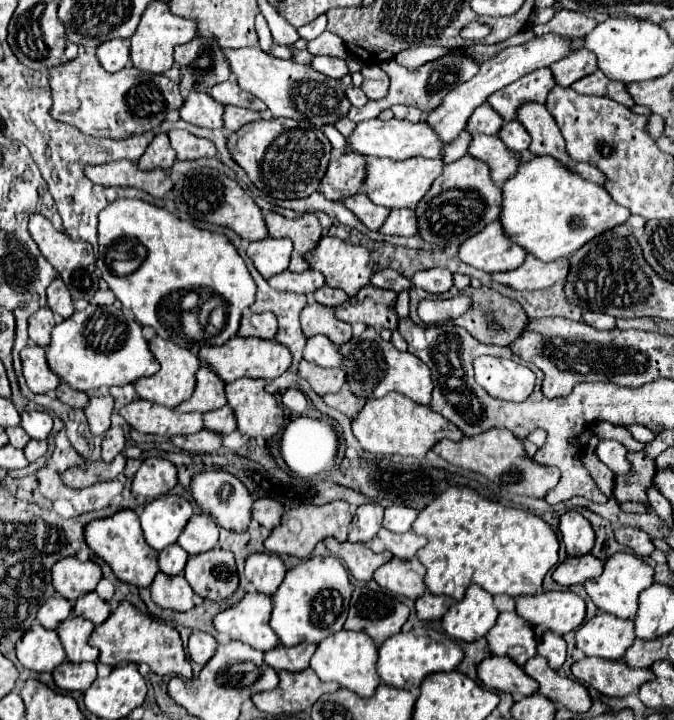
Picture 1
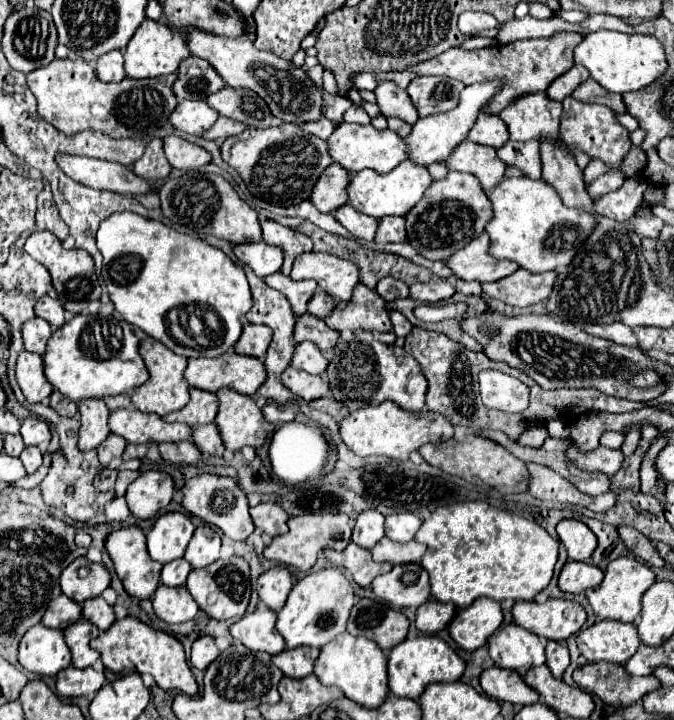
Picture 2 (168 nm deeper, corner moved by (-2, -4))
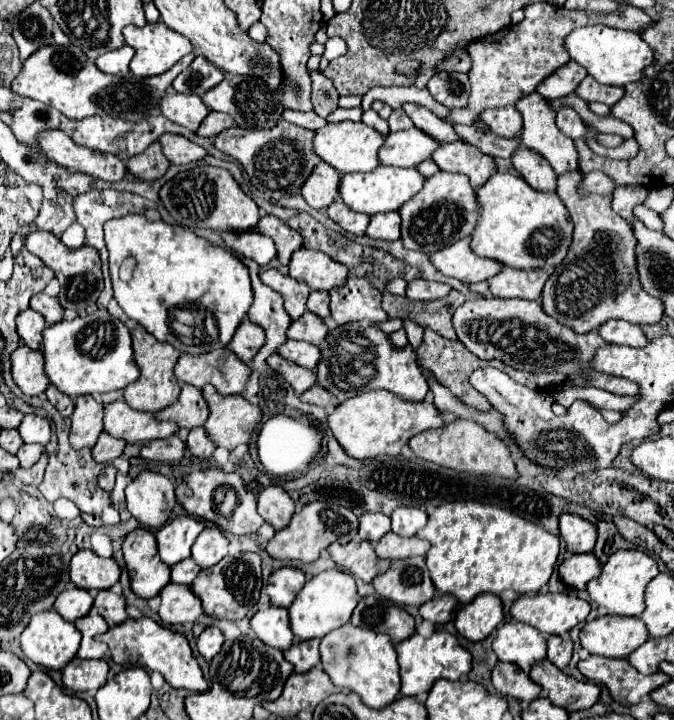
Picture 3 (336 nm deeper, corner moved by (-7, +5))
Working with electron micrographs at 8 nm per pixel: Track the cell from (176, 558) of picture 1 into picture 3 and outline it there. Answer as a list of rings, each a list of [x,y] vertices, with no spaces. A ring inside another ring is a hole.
[[[184,559],[182,563],[176,563],[172,567],[172,583],[190,585],[198,573],[200,573],[200,567],[192,559]]]

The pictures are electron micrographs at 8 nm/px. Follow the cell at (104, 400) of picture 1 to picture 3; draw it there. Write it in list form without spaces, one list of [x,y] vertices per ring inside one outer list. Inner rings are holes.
[[[80,395],[74,403],[72,413],[72,429],[70,429],[70,445],[74,449],[94,447],[98,435],[102,433],[102,417],[104,405],[96,403],[90,395]]]

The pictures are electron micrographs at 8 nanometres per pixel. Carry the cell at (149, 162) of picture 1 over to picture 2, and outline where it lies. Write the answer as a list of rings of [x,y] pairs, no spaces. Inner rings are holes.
[[[155,138],[147,144],[145,148],[145,154],[133,164],[133,172],[149,182],[155,182],[155,180],[163,180],[169,176],[171,172],[171,164],[169,160],[165,158],[165,152],[163,152],[163,140],[161,138]]]

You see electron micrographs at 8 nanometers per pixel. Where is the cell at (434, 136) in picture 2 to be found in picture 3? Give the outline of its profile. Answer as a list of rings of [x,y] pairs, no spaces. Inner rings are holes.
[[[416,127],[406,131],[390,131],[384,139],[384,147],[380,147],[380,165],[416,167],[428,159],[436,147],[438,143]]]

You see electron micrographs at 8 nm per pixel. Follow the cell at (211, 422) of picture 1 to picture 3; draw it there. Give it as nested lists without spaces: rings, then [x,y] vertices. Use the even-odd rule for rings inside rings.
[[[196,427],[188,433],[188,439],[186,439],[186,449],[190,451],[192,457],[198,457],[198,459],[208,459],[216,445],[210,441],[210,437],[204,433],[202,427]]]

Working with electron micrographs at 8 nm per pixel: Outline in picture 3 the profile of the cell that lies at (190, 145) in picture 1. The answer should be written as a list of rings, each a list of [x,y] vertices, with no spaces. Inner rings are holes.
[[[164,133],[158,141],[162,145],[164,157],[174,165],[186,165],[186,163],[192,163],[192,161],[206,157],[206,151],[200,145],[188,141],[186,137]]]

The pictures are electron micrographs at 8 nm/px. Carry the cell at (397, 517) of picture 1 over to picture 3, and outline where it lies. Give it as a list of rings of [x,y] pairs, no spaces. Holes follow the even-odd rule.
[[[398,507],[390,515],[392,519],[392,531],[402,537],[412,537],[426,525],[426,513],[418,507]]]

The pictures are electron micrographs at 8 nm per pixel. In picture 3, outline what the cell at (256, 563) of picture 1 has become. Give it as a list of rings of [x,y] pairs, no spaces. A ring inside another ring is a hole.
[[[282,567],[270,575],[266,591],[270,595],[272,605],[290,607],[292,601],[296,599],[296,595],[300,593],[300,589],[304,587],[304,583],[306,583],[306,577],[300,569]]]

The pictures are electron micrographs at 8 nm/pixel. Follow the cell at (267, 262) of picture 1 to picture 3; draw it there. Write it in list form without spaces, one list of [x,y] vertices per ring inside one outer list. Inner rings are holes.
[[[224,231],[222,241],[236,255],[254,259],[258,265],[268,265],[268,261],[272,261],[276,257],[276,247],[274,247],[272,239],[268,239],[256,231],[242,231],[242,233]]]

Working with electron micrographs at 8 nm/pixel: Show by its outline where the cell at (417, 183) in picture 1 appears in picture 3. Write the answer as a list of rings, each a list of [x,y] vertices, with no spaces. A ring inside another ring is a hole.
[[[376,167],[370,173],[348,173],[342,175],[338,193],[342,201],[358,213],[376,215],[386,211],[398,211],[406,201],[410,201],[424,185],[424,177],[416,169],[400,169],[400,167]]]

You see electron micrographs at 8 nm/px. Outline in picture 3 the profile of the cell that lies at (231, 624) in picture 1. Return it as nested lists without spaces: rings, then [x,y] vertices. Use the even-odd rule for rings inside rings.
[[[270,605],[264,611],[258,611],[250,619],[252,631],[256,633],[258,639],[262,639],[266,645],[276,647],[286,651],[292,645],[292,631],[290,631],[290,619],[288,619],[288,609],[284,607],[274,607]]]

